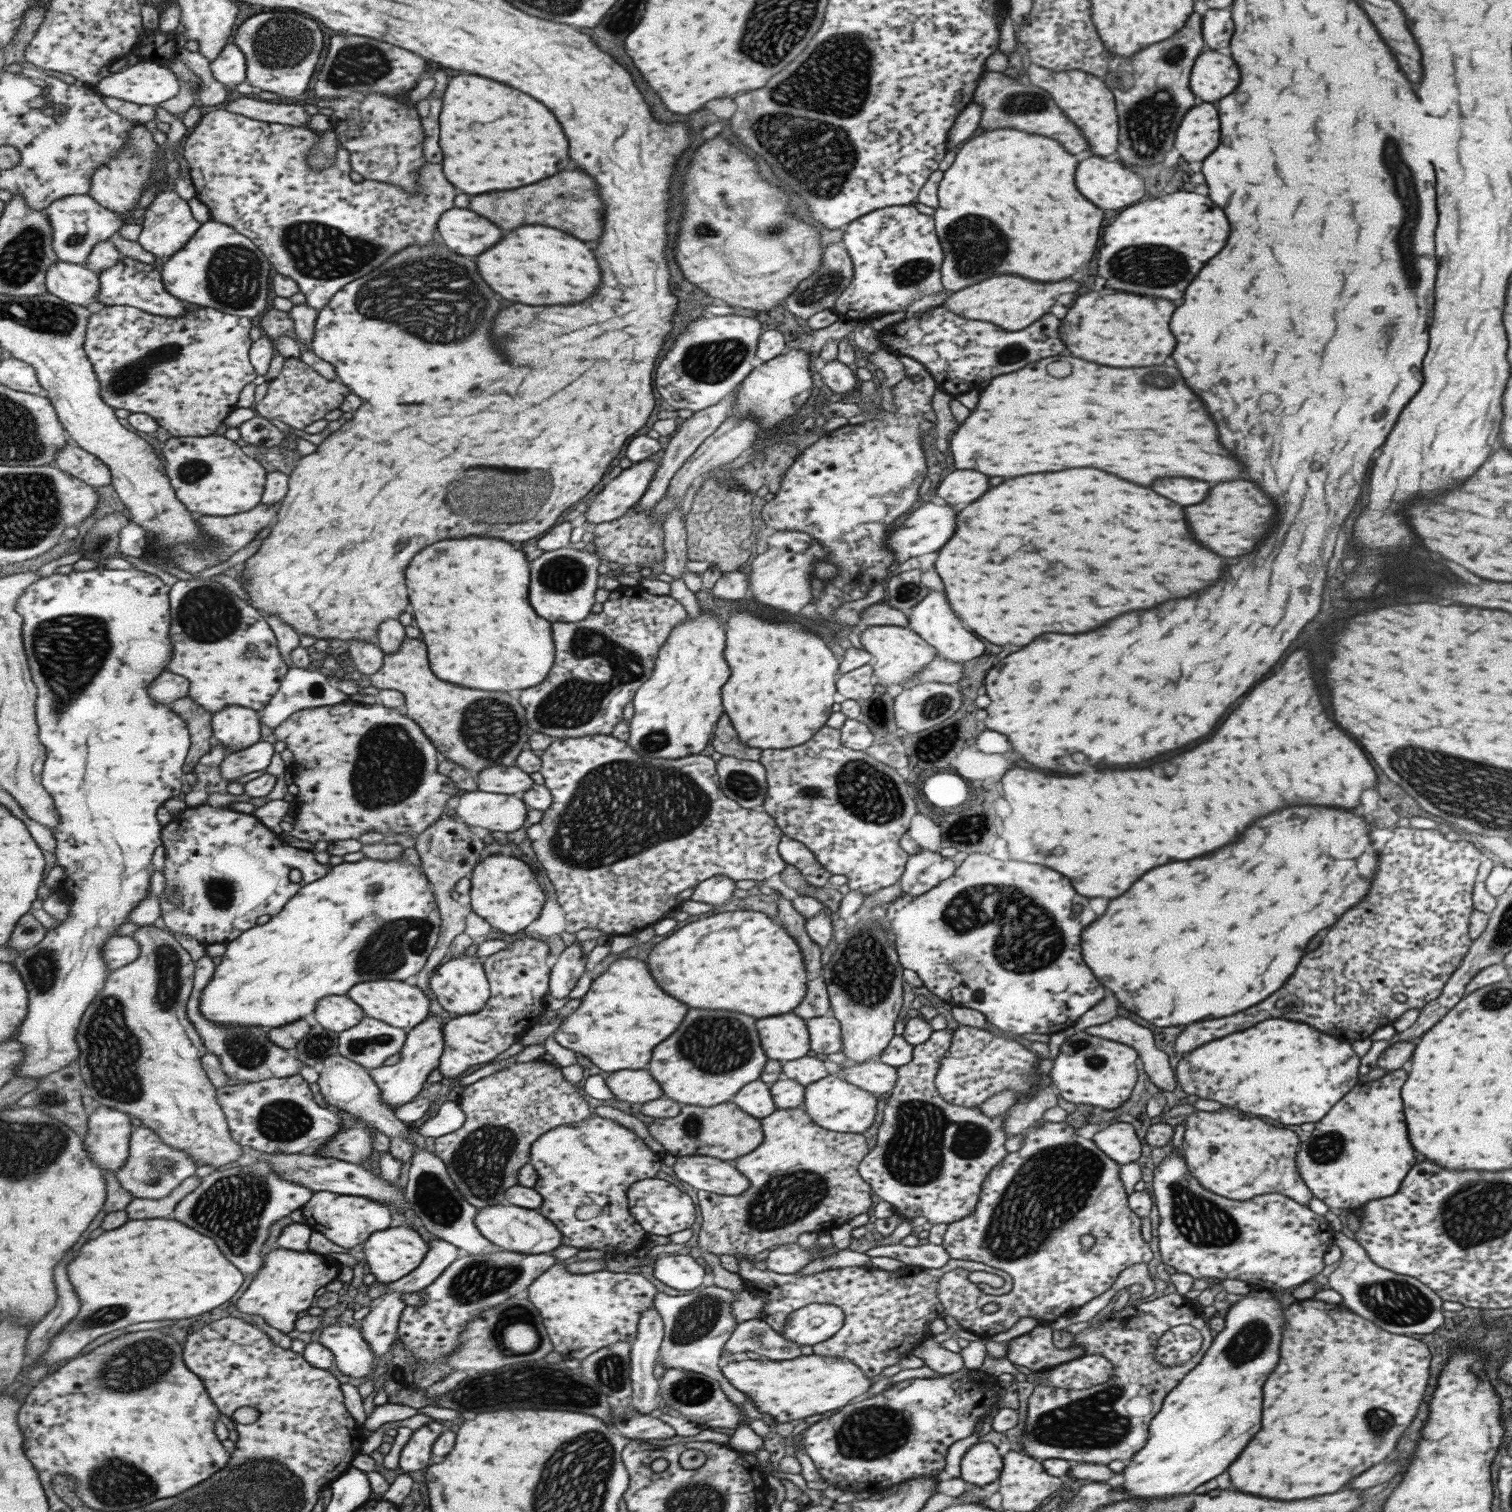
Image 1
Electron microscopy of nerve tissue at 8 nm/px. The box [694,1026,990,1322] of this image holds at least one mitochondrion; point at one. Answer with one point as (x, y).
(787, 1197)

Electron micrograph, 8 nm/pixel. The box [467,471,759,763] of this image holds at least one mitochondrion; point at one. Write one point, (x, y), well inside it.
(574, 702)

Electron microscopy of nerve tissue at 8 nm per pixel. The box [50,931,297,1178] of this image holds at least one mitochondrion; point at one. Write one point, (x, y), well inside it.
(113, 1050)

